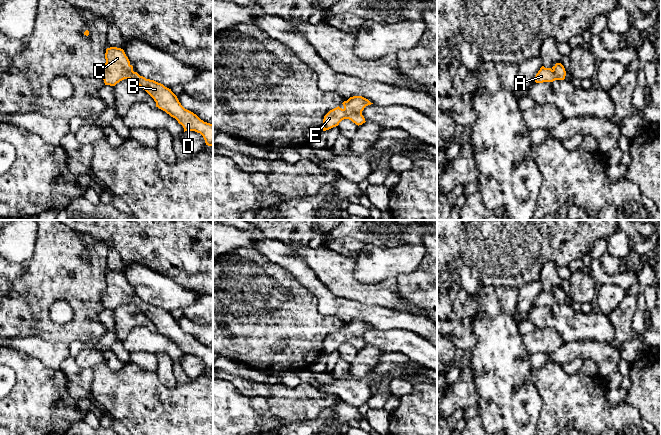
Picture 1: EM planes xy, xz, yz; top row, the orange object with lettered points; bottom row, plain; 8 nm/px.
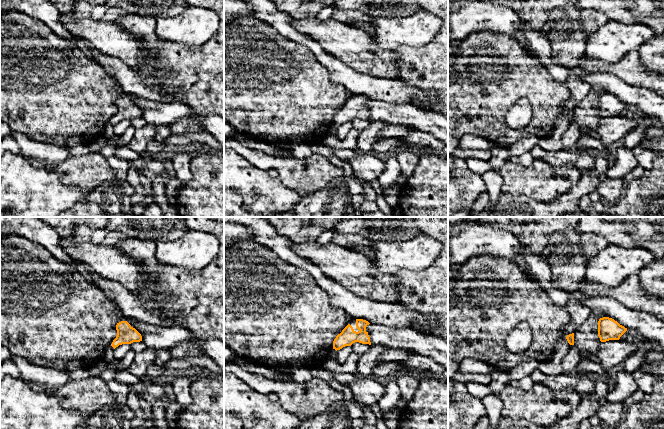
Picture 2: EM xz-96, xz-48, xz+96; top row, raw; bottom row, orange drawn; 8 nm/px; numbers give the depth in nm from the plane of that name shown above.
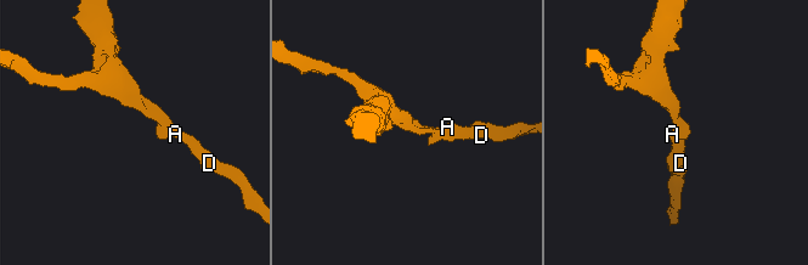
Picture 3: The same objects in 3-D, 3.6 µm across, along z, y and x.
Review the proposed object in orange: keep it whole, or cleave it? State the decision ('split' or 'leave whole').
leave whole

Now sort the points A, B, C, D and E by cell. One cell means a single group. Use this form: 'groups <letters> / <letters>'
groups A B C D E

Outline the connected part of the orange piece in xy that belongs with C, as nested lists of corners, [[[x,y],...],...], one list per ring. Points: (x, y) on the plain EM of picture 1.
[[[107,272],[105,283],[106,287],[103,291],[105,309],[115,310],[124,303],[134,305],[154,323],[156,331],[175,342],[183,350],[184,356],[195,355],[200,357],[206,369],[213,371],[213,348],[204,346],[196,338],[185,333],[171,313],[134,296],[133,290],[123,273]]]

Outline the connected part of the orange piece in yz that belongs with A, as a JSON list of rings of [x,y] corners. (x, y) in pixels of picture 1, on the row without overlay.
[[[556,287],[552,292],[542,290],[536,298],[534,304],[536,307],[553,306],[555,304],[564,304],[566,295],[561,287]]]

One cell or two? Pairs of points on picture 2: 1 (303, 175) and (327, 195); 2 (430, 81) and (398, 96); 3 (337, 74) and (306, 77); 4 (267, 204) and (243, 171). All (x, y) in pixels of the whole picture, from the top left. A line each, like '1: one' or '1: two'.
1: two
2: two
3: two
4: one

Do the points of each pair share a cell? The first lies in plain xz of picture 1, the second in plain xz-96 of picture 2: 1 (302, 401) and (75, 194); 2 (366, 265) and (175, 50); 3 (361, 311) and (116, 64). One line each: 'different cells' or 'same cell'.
1: different cells
2: different cells
3: same cell

